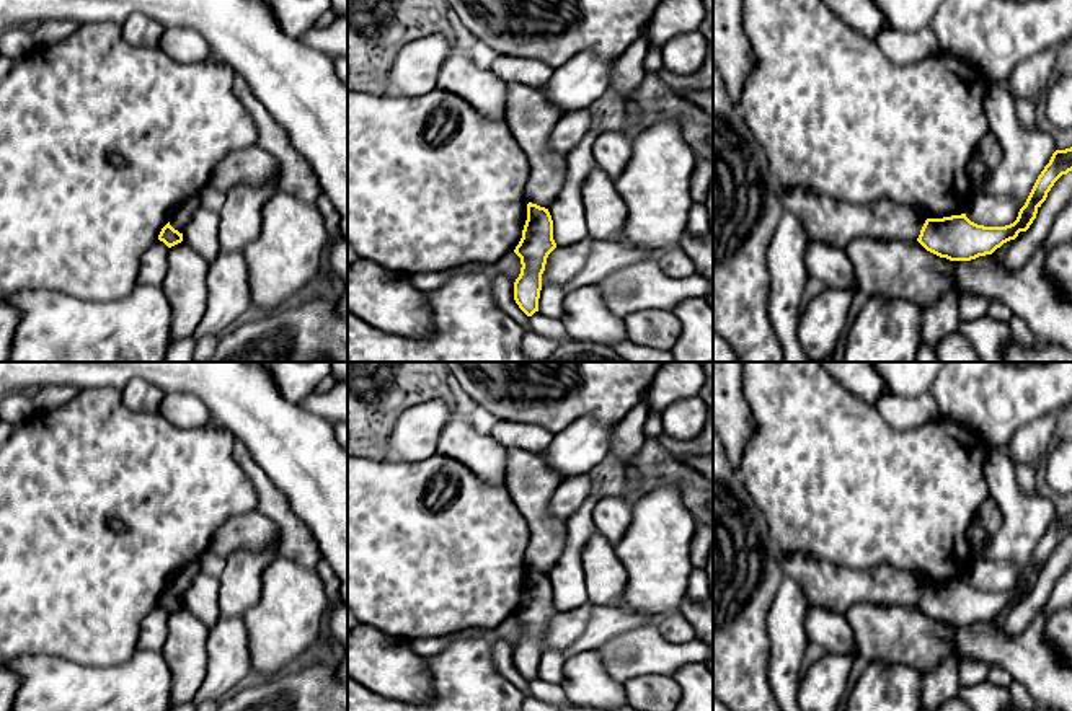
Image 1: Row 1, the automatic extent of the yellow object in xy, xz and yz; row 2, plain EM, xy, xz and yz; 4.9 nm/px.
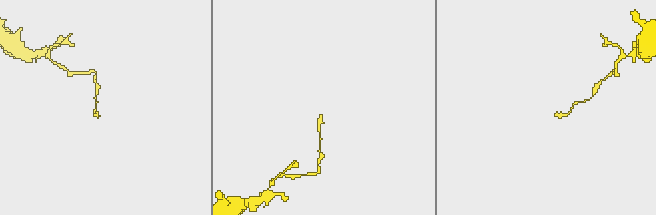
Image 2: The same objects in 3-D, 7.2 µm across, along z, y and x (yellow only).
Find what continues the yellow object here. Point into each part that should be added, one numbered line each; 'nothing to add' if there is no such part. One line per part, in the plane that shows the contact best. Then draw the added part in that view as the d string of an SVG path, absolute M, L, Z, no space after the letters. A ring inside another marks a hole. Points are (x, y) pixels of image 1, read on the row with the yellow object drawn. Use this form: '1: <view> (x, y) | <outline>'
nothing to add

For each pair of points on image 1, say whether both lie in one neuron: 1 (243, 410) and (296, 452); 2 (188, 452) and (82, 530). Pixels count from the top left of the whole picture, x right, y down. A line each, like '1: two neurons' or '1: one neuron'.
1: one neuron
2: one neuron

